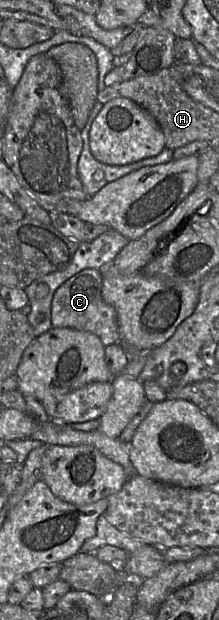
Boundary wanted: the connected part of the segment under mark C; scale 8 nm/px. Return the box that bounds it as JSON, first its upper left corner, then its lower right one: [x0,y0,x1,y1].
[52,269,119,346]

